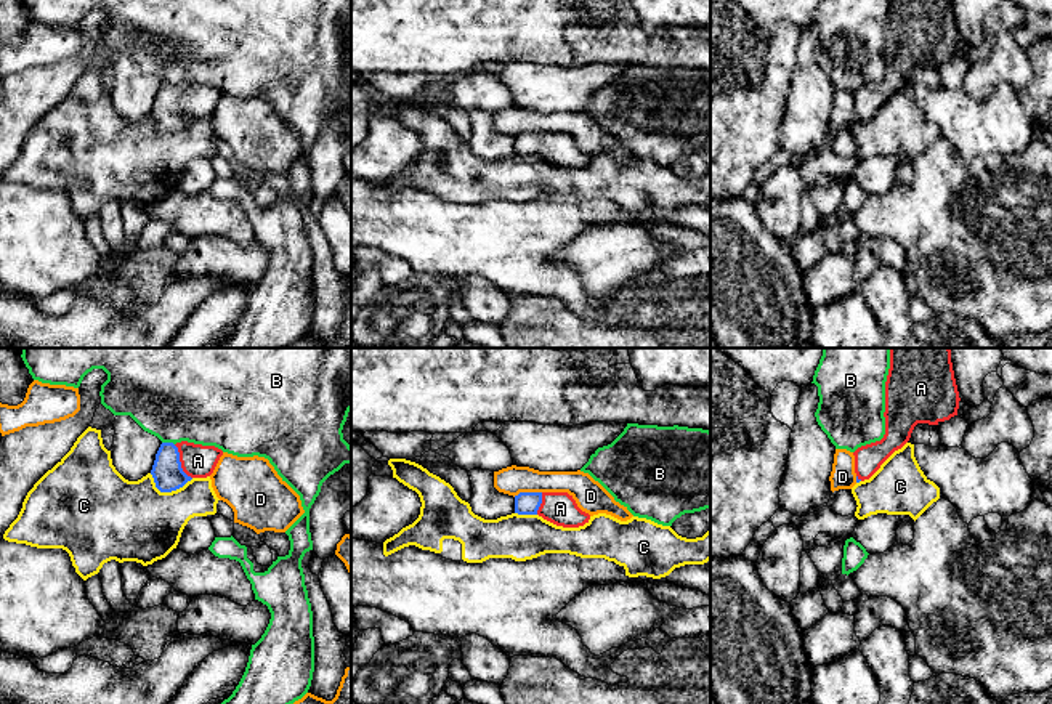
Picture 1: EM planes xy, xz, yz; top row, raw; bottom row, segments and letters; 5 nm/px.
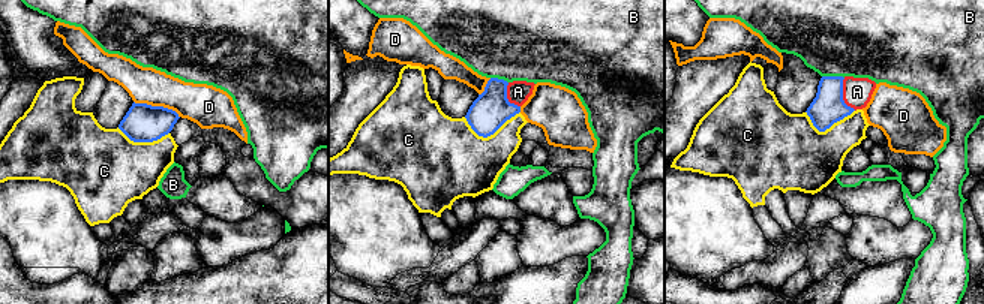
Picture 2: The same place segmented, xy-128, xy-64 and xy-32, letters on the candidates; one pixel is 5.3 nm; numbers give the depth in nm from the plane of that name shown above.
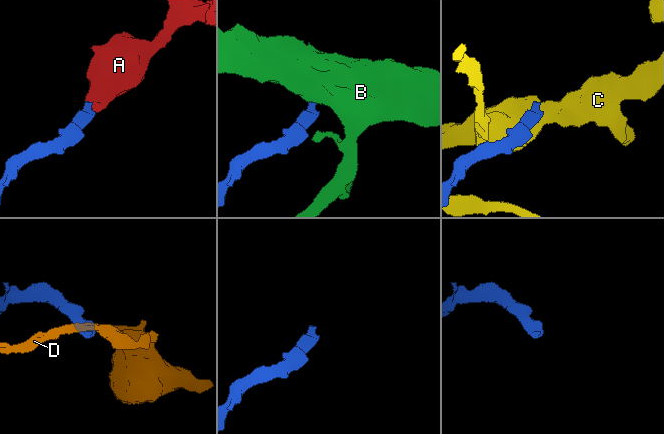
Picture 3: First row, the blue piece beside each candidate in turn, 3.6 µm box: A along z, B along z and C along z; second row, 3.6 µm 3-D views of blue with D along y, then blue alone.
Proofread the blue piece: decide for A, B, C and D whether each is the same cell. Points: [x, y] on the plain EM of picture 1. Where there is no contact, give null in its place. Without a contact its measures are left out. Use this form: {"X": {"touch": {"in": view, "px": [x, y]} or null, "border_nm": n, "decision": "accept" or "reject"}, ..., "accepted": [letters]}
{"A": {"touch": {"in": "xy", "px": [180, 103]}, "border_nm": 200, "decision": "accept"}, "B": {"touch": {"in": "xy", "px": [169, 84]}, "border_nm": 70, "decision": "reject"}, "C": {"touch": {"in": "xy", "px": [169, 132]}, "border_nm": 220, "decision": "reject"}, "D": {"touch": {"in": "xz", "px": [526, 133]}, "border_nm": 150, "decision": "reject"}, "accepted": ["A"]}

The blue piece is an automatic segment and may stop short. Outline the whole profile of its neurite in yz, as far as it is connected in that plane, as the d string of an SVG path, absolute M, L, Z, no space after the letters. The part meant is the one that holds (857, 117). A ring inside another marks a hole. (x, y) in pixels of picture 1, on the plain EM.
M890 0L885 75L853 93L856 123L869 120L901 90L917 64L938 66L957 56L959 42L951 0Z

